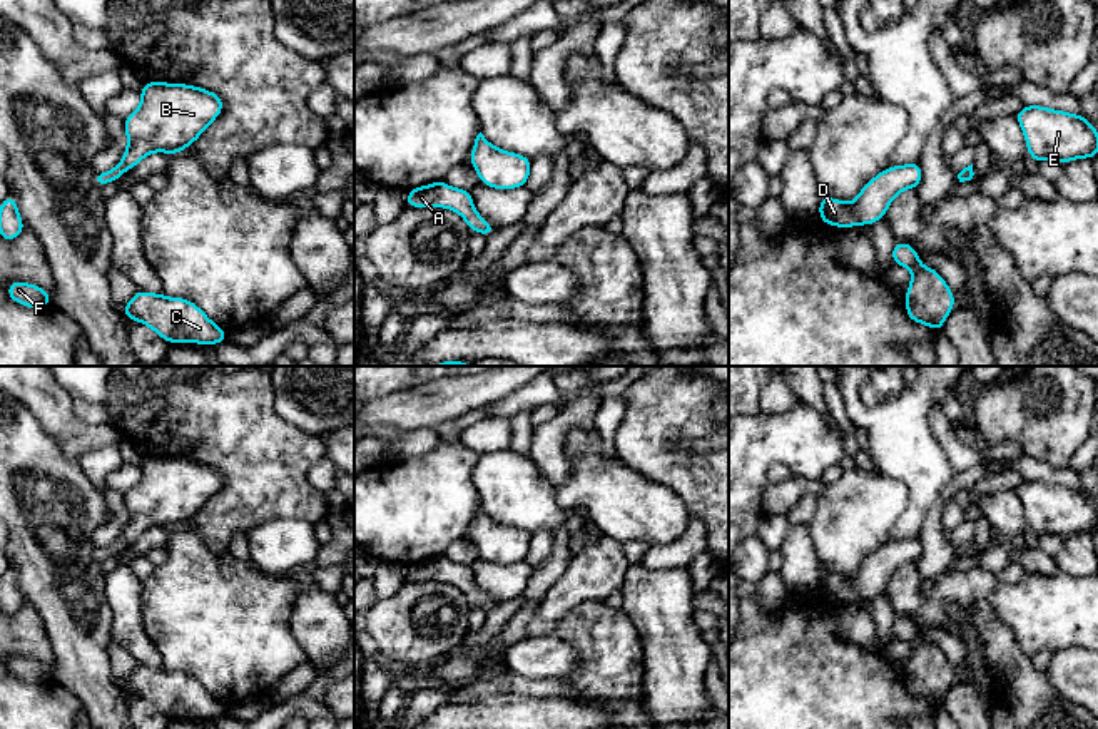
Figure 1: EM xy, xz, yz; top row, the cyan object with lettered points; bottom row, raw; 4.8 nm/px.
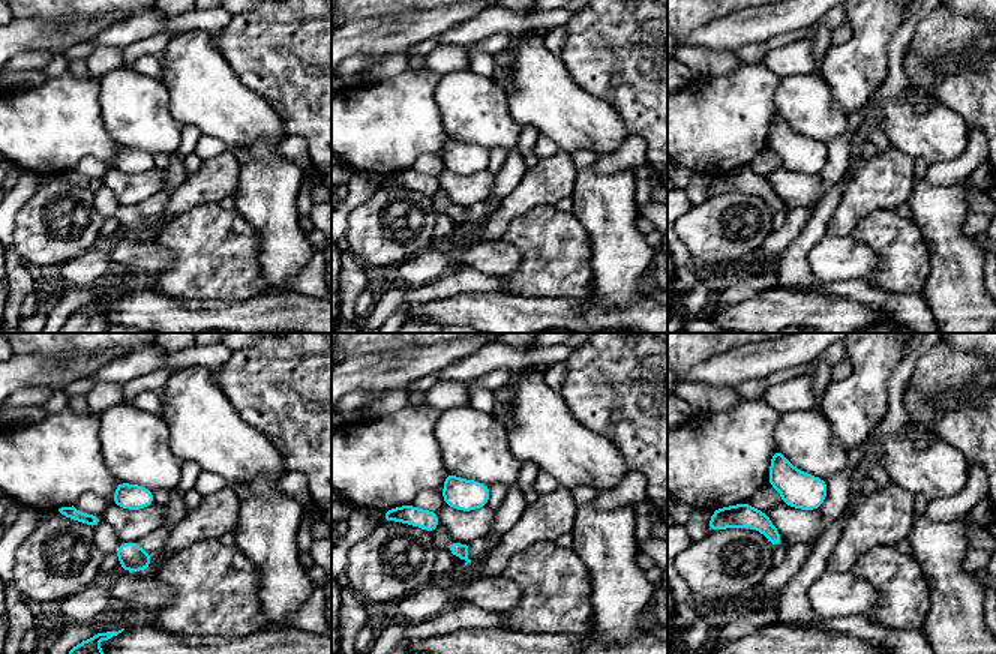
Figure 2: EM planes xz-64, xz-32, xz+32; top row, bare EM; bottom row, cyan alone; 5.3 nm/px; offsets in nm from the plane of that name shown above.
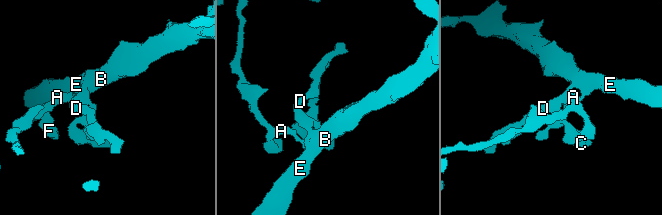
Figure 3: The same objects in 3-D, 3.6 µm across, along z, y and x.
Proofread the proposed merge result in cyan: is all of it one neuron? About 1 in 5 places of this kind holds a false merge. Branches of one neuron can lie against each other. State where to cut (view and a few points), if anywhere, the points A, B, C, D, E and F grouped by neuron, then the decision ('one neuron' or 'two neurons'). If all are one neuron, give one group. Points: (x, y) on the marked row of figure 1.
no cut; A B C D E F; one neuron

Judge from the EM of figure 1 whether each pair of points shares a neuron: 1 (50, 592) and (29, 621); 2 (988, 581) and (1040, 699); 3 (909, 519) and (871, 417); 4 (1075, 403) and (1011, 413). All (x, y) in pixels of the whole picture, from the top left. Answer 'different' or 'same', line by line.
1: different
2: same
3: same
4: same

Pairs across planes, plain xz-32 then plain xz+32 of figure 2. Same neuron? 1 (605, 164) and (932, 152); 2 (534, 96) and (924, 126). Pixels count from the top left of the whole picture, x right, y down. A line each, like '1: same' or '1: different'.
1: different
2: same

